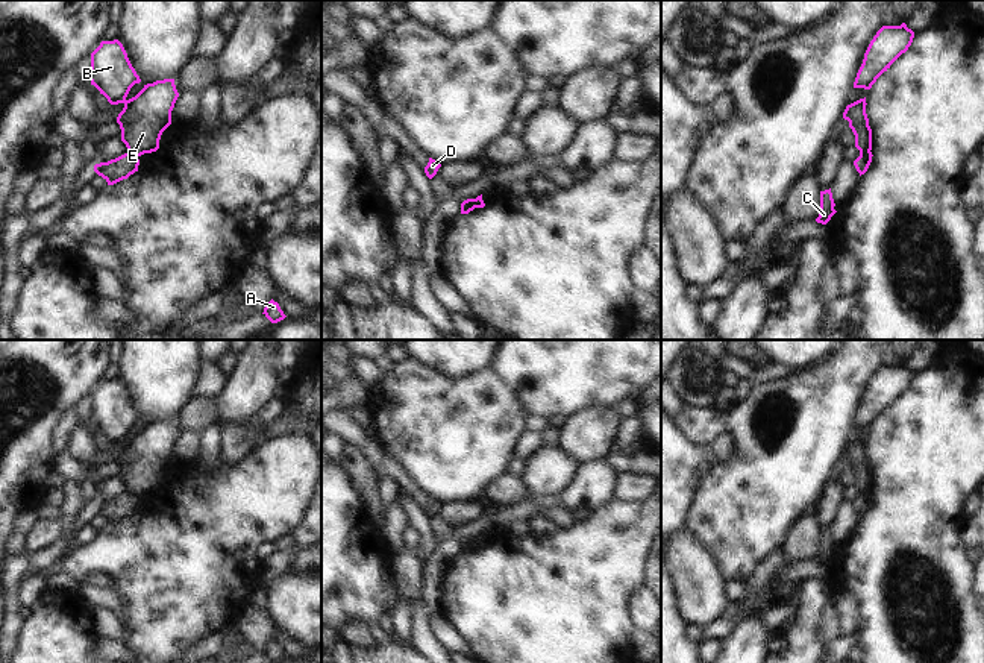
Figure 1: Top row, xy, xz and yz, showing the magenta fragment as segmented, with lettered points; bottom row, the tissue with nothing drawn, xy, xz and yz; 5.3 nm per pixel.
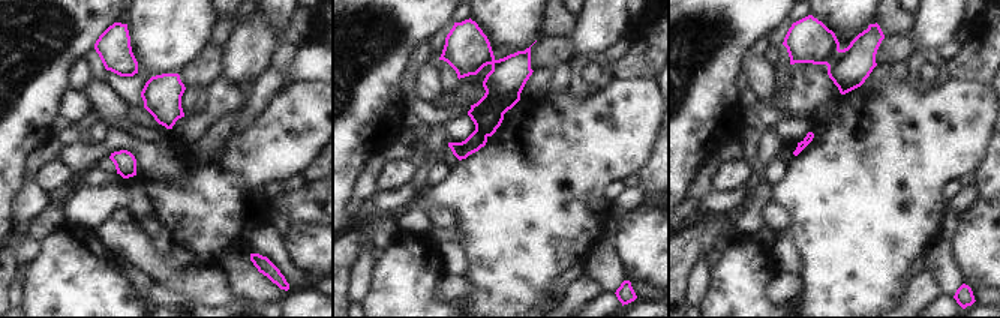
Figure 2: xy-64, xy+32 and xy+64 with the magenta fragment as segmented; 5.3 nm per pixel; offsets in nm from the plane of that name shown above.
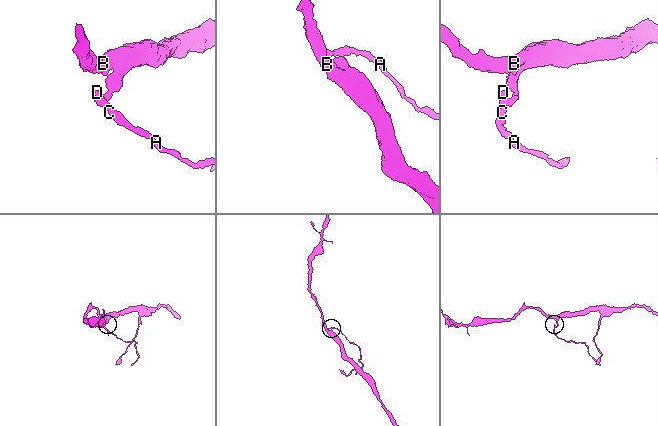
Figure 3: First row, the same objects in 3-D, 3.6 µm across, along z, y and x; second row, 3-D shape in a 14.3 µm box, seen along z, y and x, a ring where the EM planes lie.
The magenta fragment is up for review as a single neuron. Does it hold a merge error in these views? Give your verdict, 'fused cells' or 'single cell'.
fused cells

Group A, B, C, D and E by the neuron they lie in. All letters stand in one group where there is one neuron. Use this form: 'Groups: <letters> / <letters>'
Groups: A C D / B E

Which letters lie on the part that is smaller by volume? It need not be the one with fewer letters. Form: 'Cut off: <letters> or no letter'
Cut off: A, C, D

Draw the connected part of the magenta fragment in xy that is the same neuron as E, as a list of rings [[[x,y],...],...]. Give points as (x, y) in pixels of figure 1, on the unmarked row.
[[[114,379],[102,381],[91,393],[89,420],[111,445],[124,445],[117,463],[127,490],[136,496],[156,492],[162,472],[171,464],[171,451],[179,437],[174,419],[147,423],[127,440],[130,428],[141,419],[123,384]]]

